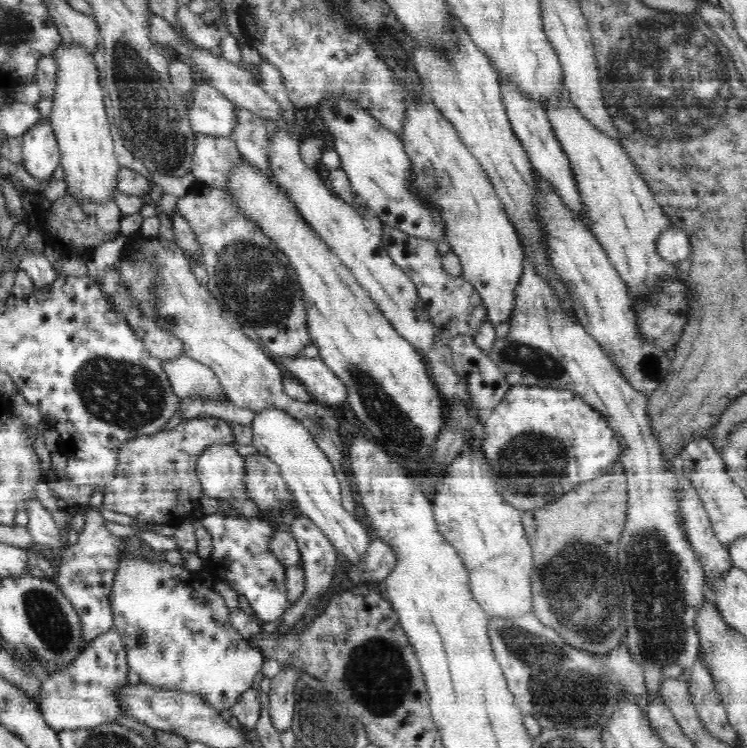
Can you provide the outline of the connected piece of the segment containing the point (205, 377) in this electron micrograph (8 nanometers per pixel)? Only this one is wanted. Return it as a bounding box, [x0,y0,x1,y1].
[162,355,228,400]

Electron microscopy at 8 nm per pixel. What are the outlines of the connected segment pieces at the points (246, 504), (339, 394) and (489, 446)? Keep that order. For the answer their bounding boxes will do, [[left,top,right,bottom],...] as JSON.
[[196,445,261,519],[274,356,348,404],[477,386,626,512]]

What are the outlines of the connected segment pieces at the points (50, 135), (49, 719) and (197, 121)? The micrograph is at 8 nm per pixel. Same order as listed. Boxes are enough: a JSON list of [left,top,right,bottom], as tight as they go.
[[21,121,61,182],[36,629,129,732],[190,80,236,138]]

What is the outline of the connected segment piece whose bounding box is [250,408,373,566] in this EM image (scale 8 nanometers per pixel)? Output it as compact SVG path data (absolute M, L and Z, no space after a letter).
M274 408L258 413L250 426L254 434L253 446L260 456L269 457L280 467L281 477L293 494L300 513L322 530L338 553L344 554L353 566L358 566L373 539L372 532L360 522L361 517L344 509L335 468L314 443L310 431L286 412Z

